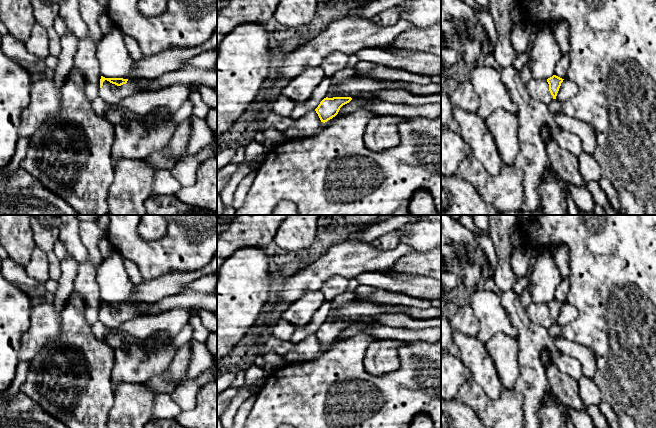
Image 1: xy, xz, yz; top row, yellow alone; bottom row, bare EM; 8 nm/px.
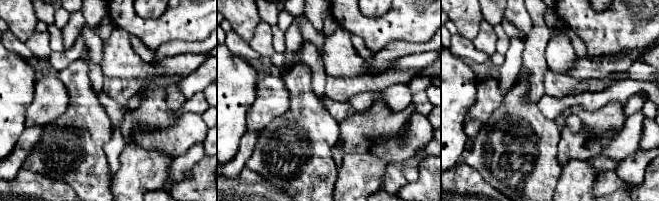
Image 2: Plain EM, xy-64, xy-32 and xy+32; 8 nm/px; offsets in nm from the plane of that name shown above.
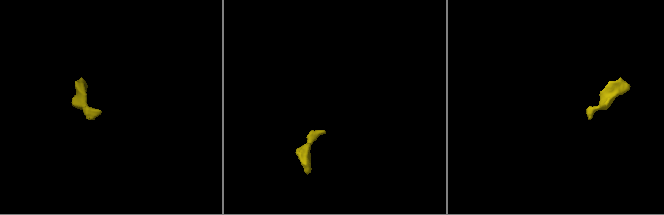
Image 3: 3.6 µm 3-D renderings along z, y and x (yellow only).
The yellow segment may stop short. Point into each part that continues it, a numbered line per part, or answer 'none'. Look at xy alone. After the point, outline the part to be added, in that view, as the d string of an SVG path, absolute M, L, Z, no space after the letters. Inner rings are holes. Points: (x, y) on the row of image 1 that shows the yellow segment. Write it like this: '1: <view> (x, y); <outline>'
1: xy (111, 93); M186 66L177 71L167 72L160 77L148 79L128 79L126 84L117 86L105 80L99 90L99 97L110 104L116 104L135 93L158 91L174 84L199 84L217 87L217 70Z

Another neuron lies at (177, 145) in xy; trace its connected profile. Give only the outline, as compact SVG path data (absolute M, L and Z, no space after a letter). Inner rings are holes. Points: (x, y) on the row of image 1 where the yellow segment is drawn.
M191 118L182 120L169 142L160 150L165 157L182 157L186 152L190 137Z

